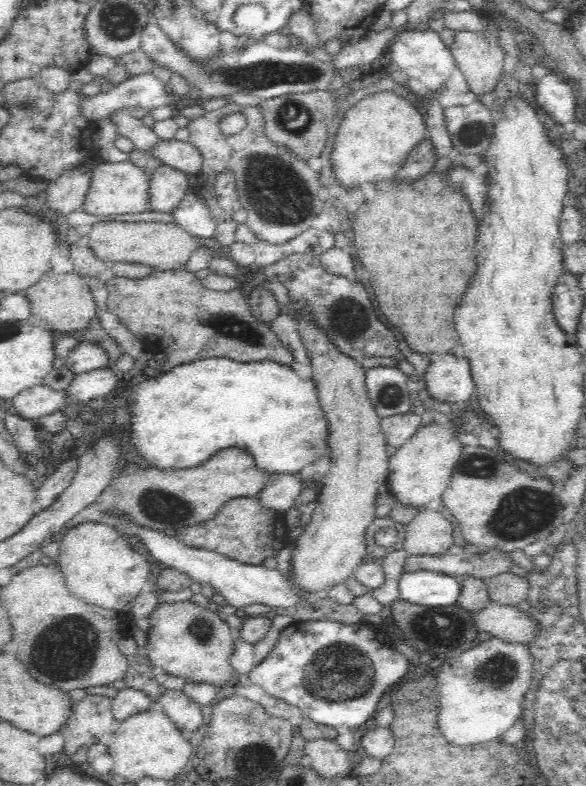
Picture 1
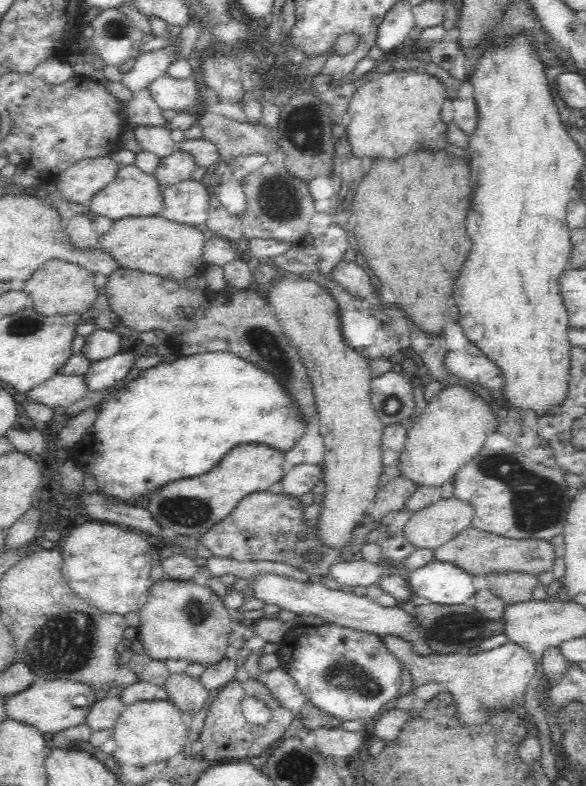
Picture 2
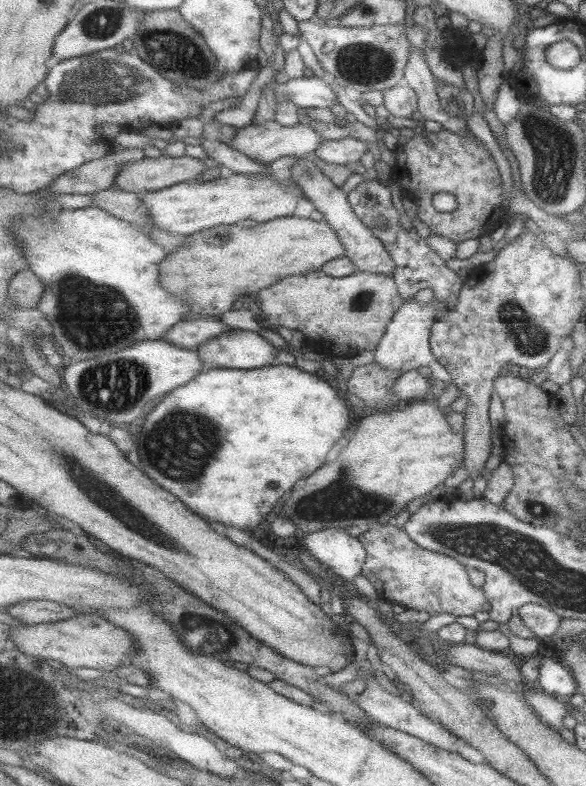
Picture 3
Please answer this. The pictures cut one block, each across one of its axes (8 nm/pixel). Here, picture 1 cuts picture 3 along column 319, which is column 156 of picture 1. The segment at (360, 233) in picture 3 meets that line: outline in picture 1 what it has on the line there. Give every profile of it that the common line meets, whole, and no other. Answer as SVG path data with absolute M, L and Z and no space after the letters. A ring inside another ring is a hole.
M158 163L148 174L150 209L169 212L189 189L188 175L182 169Z

